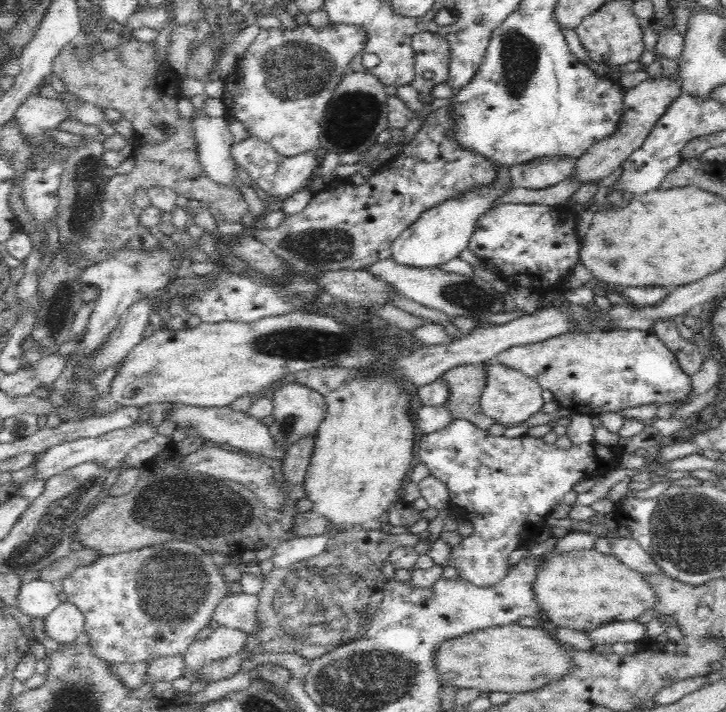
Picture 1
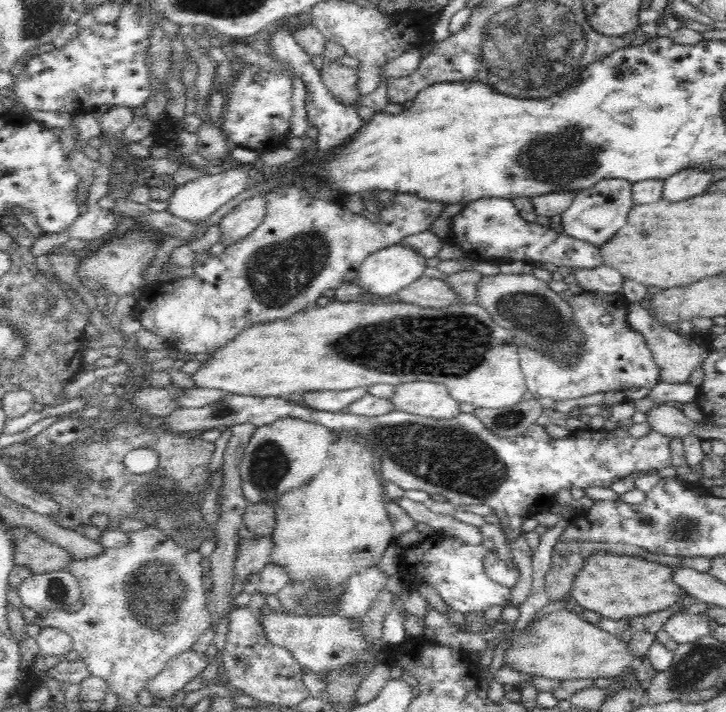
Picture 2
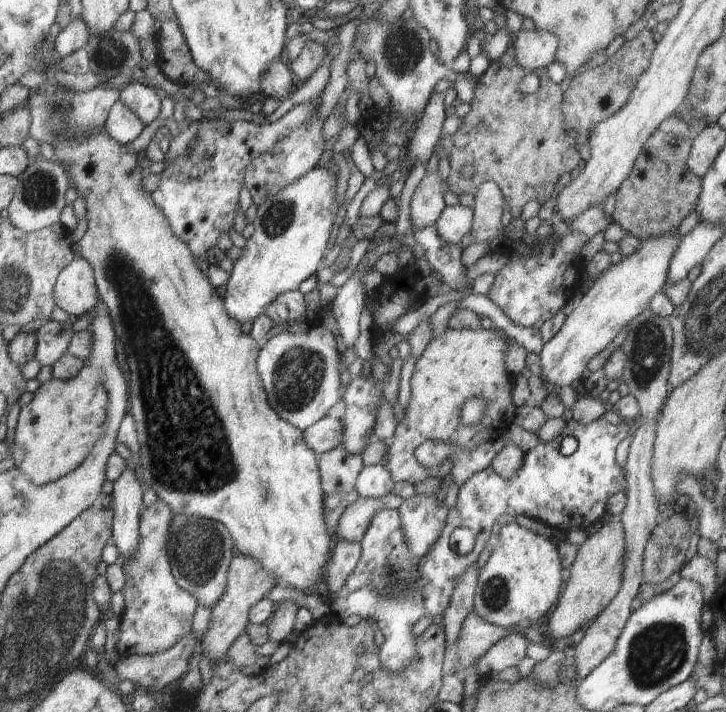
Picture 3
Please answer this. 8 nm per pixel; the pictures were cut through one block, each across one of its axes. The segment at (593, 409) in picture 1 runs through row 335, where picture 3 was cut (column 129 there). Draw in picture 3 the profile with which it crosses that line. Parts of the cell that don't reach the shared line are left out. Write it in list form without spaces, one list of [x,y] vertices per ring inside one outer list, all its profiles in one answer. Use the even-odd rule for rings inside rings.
[[[157,499],[152,505],[141,509],[138,526],[140,540],[136,546],[136,554],[126,558],[118,550],[119,563],[125,574],[125,585],[121,590],[124,594],[124,608],[119,621],[119,640],[116,645],[119,658],[160,654],[192,632],[192,618],[199,604],[192,594],[178,586],[172,576],[166,554],[170,522],[170,508]]]

